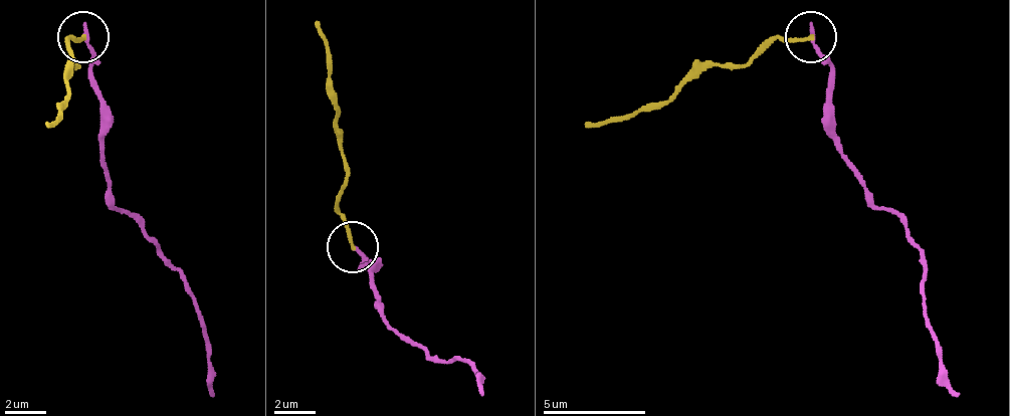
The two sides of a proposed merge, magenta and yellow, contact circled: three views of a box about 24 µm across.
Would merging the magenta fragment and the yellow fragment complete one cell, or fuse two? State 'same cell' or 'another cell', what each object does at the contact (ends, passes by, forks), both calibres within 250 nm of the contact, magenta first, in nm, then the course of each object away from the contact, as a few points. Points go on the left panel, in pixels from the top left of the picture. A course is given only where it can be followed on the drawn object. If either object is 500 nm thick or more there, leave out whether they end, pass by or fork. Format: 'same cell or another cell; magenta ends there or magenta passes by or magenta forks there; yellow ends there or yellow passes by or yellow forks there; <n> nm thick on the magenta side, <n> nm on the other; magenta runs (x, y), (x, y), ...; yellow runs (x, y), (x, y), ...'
another cell; magenta ends there; yellow ends there; 240 nm thick on the magenta side, 170 nm on the other; magenta runs (83, 38), (110, 202), (140, 228), (181, 273), (207, 341), (207, 376), (212, 397); yellow runs (83, 38), (68, 43), (78, 64), (73, 64), (58, 105), (48, 121)

